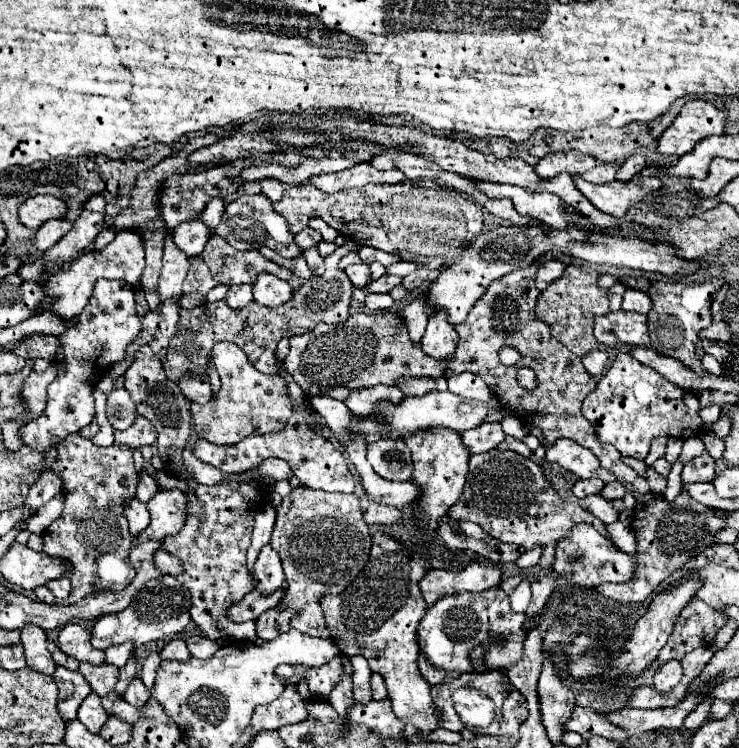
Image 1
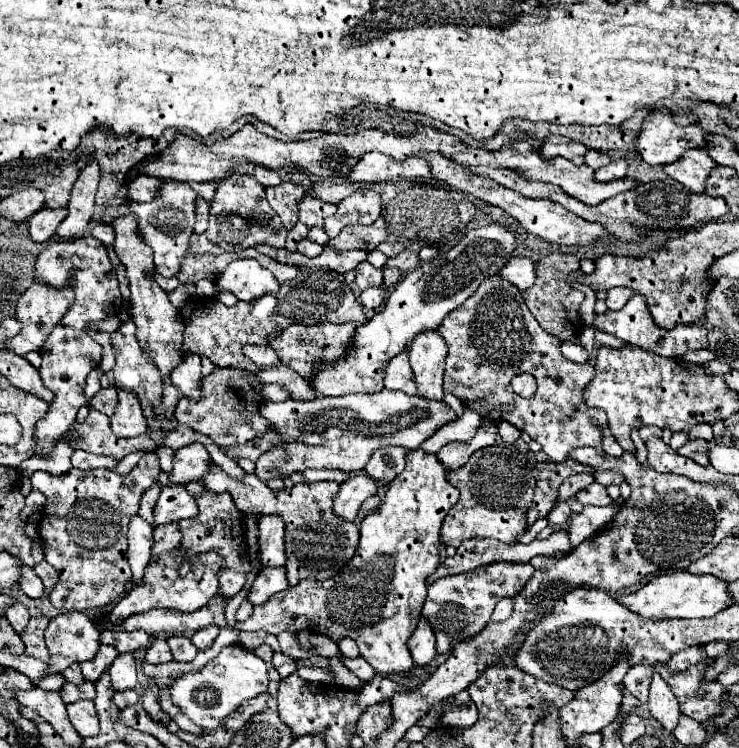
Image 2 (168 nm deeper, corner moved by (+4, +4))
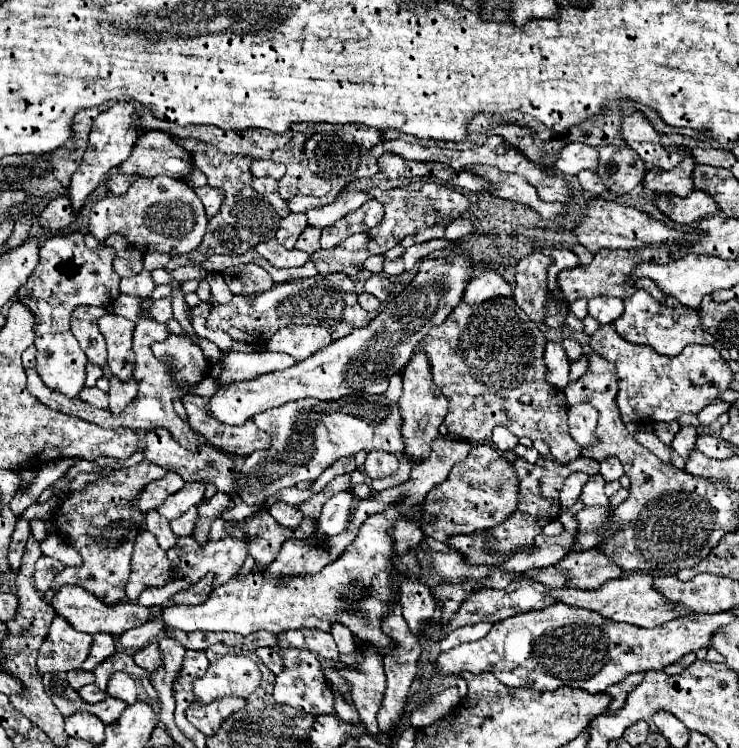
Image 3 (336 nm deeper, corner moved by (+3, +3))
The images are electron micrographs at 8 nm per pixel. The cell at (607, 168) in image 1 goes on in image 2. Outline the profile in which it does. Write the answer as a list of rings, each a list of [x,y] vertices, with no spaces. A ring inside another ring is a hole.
[[[588,150],[584,164],[590,166],[593,170],[597,170],[609,164],[609,155],[597,150]]]

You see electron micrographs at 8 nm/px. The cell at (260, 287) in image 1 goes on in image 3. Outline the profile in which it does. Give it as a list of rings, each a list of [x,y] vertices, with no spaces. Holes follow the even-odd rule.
[[[253,263],[249,265],[235,265],[223,271],[223,279],[229,285],[231,293],[263,293],[271,289],[275,283],[271,281],[269,273]]]

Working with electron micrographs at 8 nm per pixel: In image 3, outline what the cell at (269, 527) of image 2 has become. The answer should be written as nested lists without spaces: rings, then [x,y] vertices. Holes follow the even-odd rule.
[[[283,501],[275,503],[275,505],[269,509],[269,513],[273,515],[273,519],[275,519],[279,525],[291,527],[291,529],[297,527],[297,525],[301,523],[301,519],[303,519],[303,513],[299,513],[299,507],[289,505],[289,503],[283,503]]]

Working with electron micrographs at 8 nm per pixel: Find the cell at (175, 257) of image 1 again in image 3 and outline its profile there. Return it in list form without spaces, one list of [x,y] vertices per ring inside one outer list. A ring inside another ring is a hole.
[[[167,175],[151,179],[139,177],[125,195],[111,195],[95,203],[89,219],[89,231],[99,241],[105,241],[111,233],[121,233],[135,247],[147,247],[149,251],[167,255],[181,255],[197,249],[207,227],[207,215],[195,191],[185,181]]]

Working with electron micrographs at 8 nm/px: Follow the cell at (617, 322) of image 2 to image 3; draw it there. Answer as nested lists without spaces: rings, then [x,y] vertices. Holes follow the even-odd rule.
[[[639,289],[631,297],[625,299],[625,311],[623,315],[613,323],[617,333],[639,345],[647,345],[655,349],[661,355],[679,355],[687,345],[713,345],[715,339],[701,327],[697,309],[687,309],[685,305],[679,305],[679,301],[667,297],[667,301],[655,301],[647,291]]]

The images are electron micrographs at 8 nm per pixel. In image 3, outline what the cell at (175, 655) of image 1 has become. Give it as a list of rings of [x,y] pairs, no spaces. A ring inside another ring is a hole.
[[[151,643],[151,645],[135,651],[135,653],[133,653],[133,661],[135,661],[139,667],[147,669],[147,671],[159,669],[159,665],[161,665],[161,655],[159,655],[157,645]]]

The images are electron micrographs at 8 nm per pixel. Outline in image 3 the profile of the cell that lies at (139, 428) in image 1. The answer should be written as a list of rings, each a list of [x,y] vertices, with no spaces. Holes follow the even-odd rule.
[[[111,377],[109,379],[109,409],[111,413],[119,415],[133,399],[135,399],[135,393],[137,393],[137,383],[135,379],[131,381],[119,381],[119,377]]]

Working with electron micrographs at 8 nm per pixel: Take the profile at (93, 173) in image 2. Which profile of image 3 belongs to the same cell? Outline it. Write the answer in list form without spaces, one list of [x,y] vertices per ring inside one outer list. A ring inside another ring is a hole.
[[[115,103],[113,107],[109,107],[107,111],[99,113],[93,121],[93,127],[91,127],[91,133],[89,133],[89,145],[87,145],[87,151],[83,155],[83,161],[79,165],[79,169],[73,173],[71,177],[71,187],[69,187],[69,193],[71,193],[71,203],[73,203],[73,209],[75,211],[81,211],[83,205],[85,205],[85,199],[87,195],[101,183],[101,179],[113,169],[117,167],[119,163],[123,163],[129,153],[131,153],[131,147],[133,143],[137,141],[137,135],[139,135],[139,129],[141,129],[141,123],[139,123],[139,113],[137,109],[131,105],[131,103]]]

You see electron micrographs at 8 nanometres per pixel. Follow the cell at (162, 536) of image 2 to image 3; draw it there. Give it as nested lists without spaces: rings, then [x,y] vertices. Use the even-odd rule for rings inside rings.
[[[191,507],[185,515],[181,515],[179,519],[171,521],[171,529],[177,537],[183,535],[191,535],[191,529],[195,529],[195,517],[197,517],[197,507]]]

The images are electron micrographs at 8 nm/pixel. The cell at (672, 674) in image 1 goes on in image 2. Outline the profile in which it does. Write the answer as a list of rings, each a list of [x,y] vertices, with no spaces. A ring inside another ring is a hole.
[[[654,672],[654,676],[652,676],[648,708],[650,708],[652,716],[654,716],[666,730],[670,730],[670,732],[674,730],[674,726],[678,724],[678,718],[680,718],[678,700],[676,700],[672,688],[662,680],[662,676],[658,676],[658,672]]]

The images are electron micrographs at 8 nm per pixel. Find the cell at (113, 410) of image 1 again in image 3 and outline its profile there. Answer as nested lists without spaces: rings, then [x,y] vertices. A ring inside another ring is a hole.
[[[83,387],[83,393],[79,393],[79,399],[81,401],[85,401],[85,403],[89,403],[89,405],[93,405],[93,407],[101,407],[101,409],[107,409],[107,393],[103,393],[103,391],[99,391],[97,387],[91,387],[91,389],[87,389],[87,387]]]

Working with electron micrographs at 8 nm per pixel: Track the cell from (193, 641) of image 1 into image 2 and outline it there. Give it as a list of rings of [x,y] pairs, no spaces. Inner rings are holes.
[[[170,636],[168,644],[172,648],[172,654],[174,654],[176,662],[192,662],[196,652],[198,652],[188,636]]]

